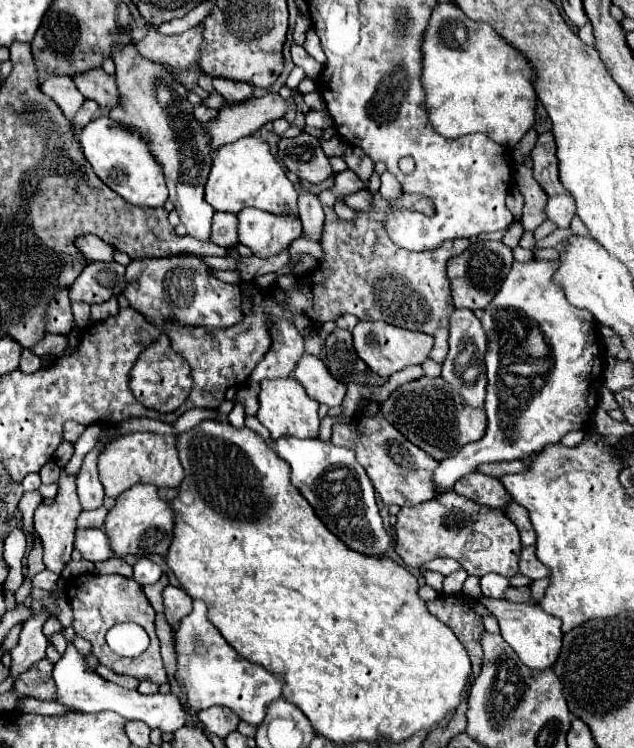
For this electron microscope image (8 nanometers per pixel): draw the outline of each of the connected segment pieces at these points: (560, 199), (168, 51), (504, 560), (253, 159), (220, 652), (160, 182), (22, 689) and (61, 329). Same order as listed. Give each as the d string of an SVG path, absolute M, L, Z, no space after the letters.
M554 196L554 198L548 198L546 214L548 214L550 220L554 220L558 224L558 228L568 228L570 220L576 214L574 198L572 196Z
M154 26L148 28L144 40L138 42L138 52L166 68L198 68L198 50L202 28L194 26L182 34L164 36Z
M450 490L448 494L440 494L436 500L430 500L426 504L400 508L394 526L396 554L412 568L420 568L434 558L454 558L468 574L484 576L488 572L494 572L512 578L518 572L518 560L522 550L518 528L506 516L506 512L490 510L490 514L480 514L482 510L482 506L458 496L454 490Z
M246 136L226 144L212 154L212 170L206 182L206 202L214 210L238 214L242 208L258 208L270 214L298 214L294 184L286 178L284 168L268 152L268 144L260 138Z
M194 600L192 604L192 612L182 618L176 634L174 634L174 644L176 644L176 680L182 682L182 686L186 688L186 694L188 694L188 706L192 710L204 710L204 708L210 708L210 706L226 706L230 708L232 712L236 712L240 716L240 720L248 722L248 724L254 724L258 726L258 722L262 722L264 714L266 714L266 706L274 700L274 698L280 698L280 692L282 692L282 678L280 674L272 674L268 672L266 668L258 666L258 664L252 664L248 662L246 658L242 658L224 638L222 634L216 630L216 626L208 620L206 616L206 604L202 600Z
M100 116L86 124L80 132L80 144L86 160L90 162L94 174L116 194L120 194L126 202L134 206L162 206L168 198L168 190L164 184L162 166L150 152L148 142L138 130L130 130L120 126L108 116Z
M48 658L36 662L28 672L24 672L16 680L14 690L38 700L54 700L56 684L52 678L52 670L54 670L54 662L50 662Z
M70 288L58 290L56 296L50 300L48 312L46 312L46 334L64 334L68 336L72 330L72 310L70 310Z

